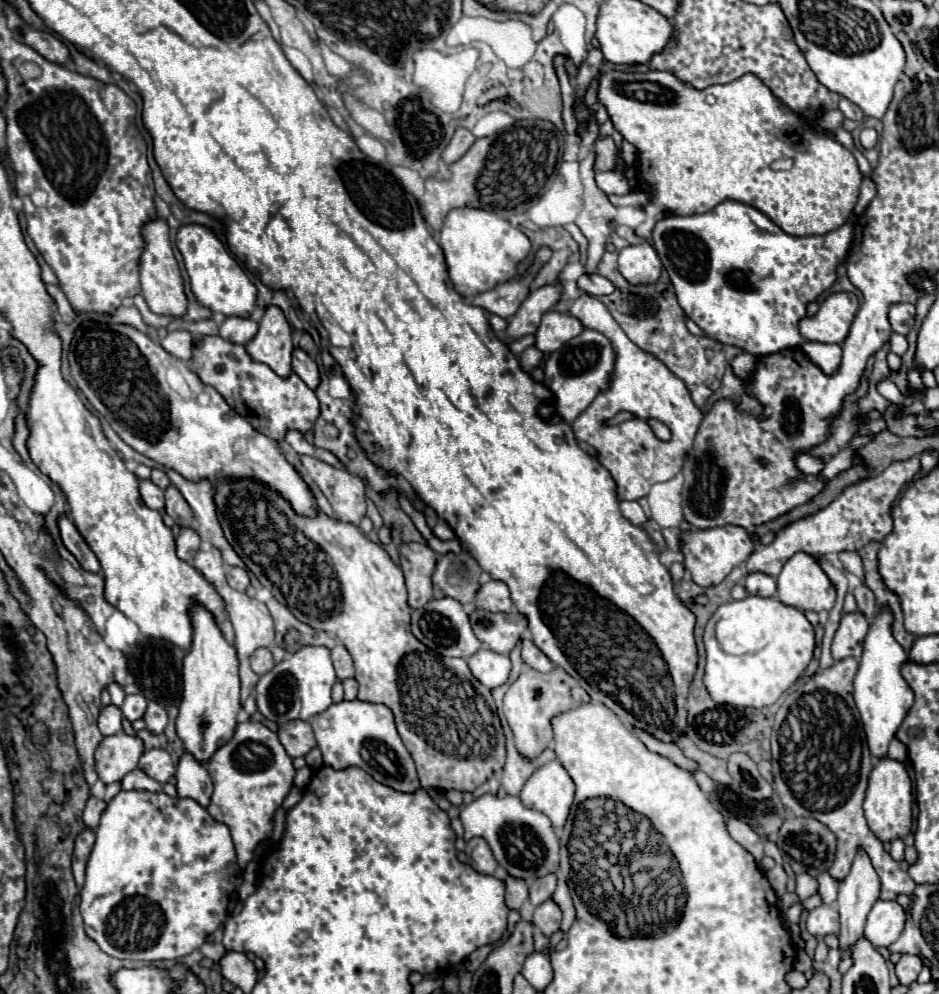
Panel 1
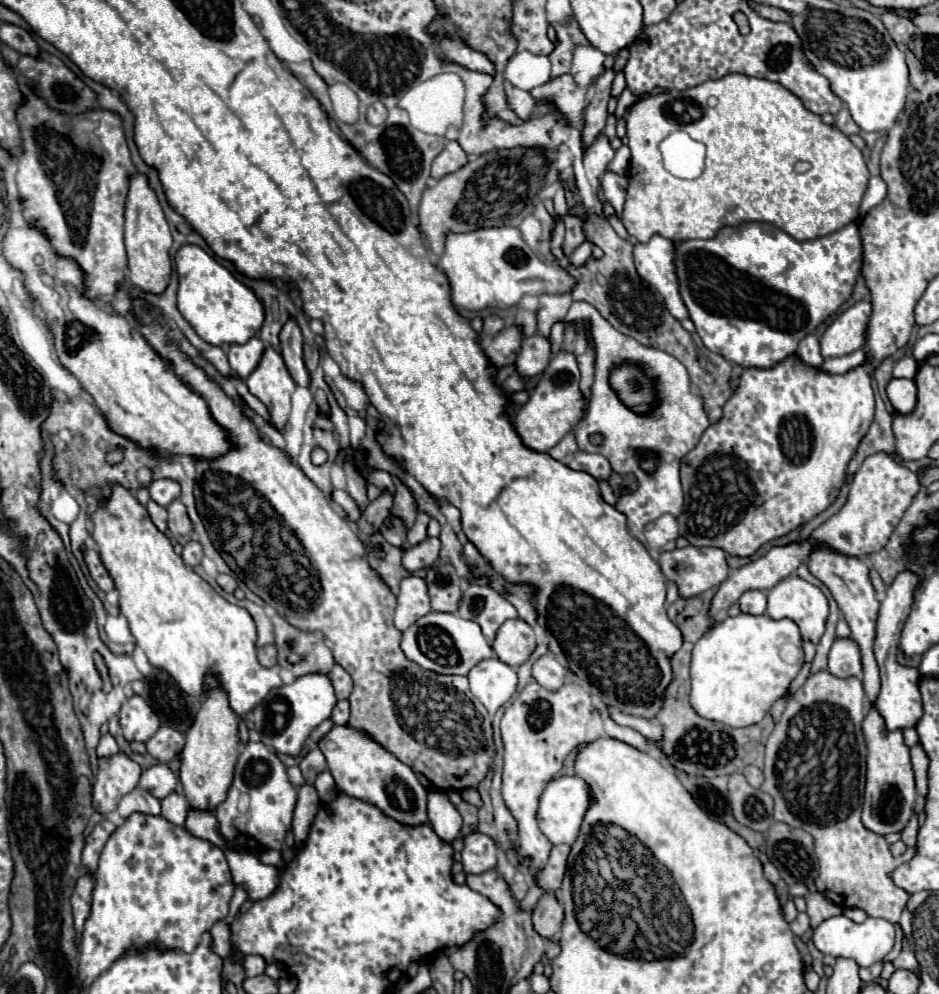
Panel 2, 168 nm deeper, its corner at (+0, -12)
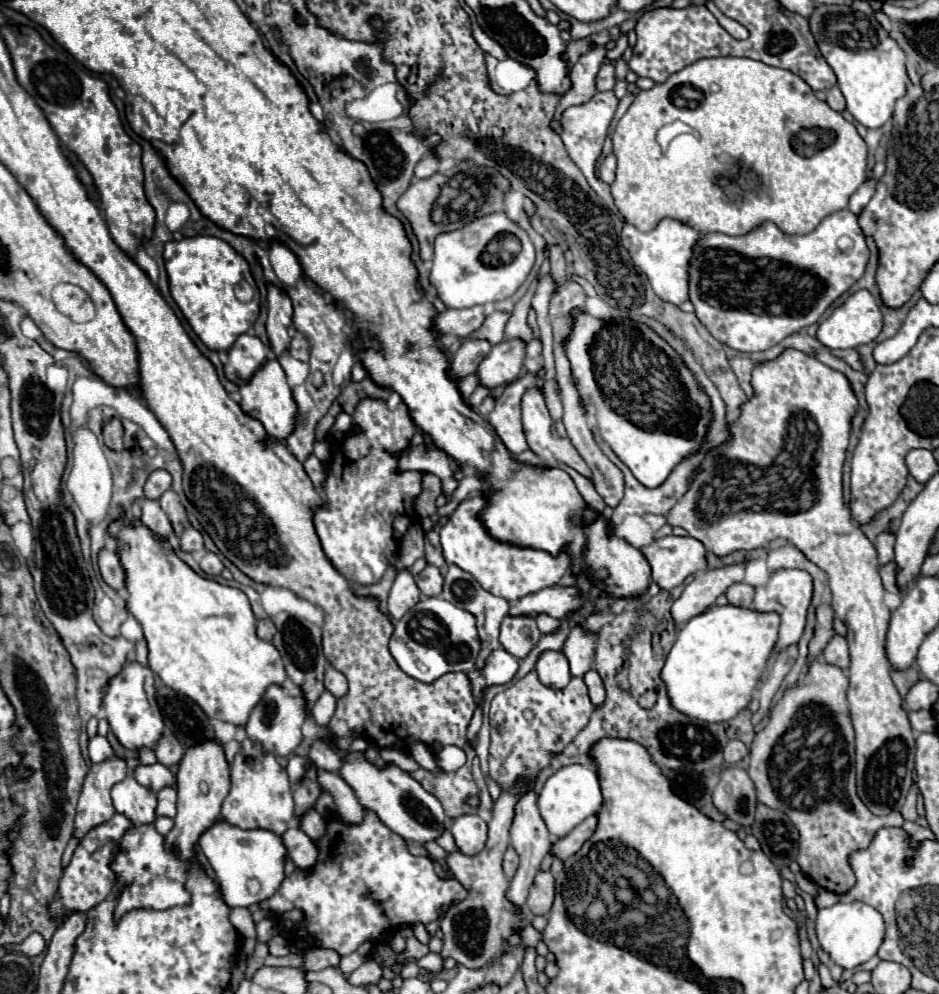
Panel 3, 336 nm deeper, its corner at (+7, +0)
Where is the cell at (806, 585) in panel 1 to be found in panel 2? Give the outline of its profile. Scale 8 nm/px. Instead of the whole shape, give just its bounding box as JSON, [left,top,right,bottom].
[767,575,829,643]

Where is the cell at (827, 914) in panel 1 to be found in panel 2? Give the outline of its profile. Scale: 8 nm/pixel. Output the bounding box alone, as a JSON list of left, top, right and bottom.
[813,915,895,967]

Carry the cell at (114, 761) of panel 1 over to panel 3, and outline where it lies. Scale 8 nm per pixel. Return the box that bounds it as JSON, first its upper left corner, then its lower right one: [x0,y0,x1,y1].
[72,757,126,839]

